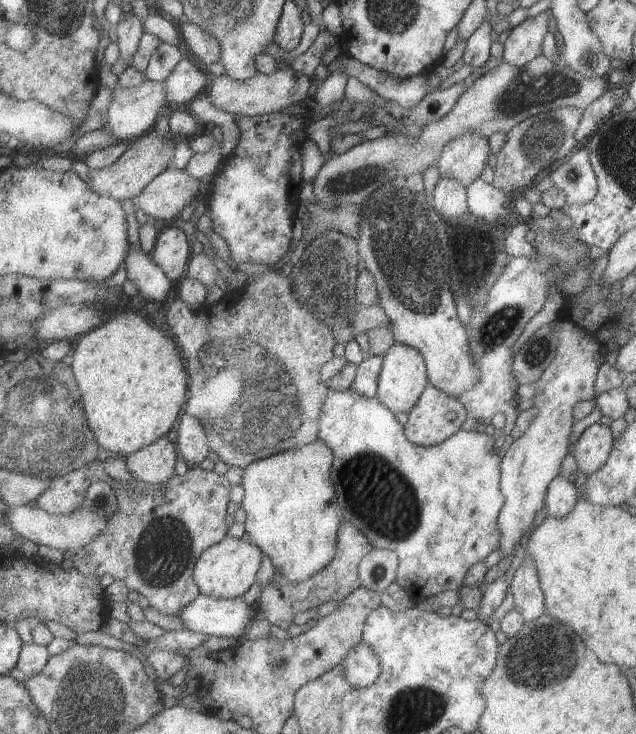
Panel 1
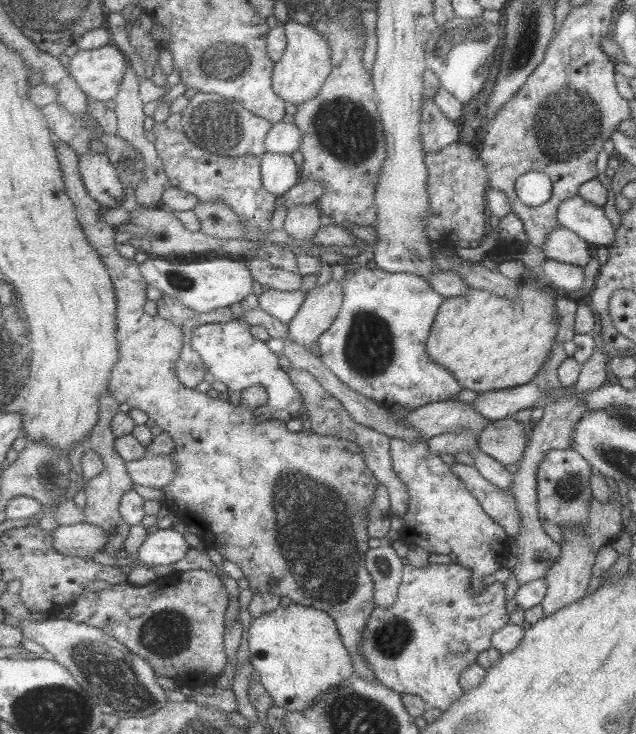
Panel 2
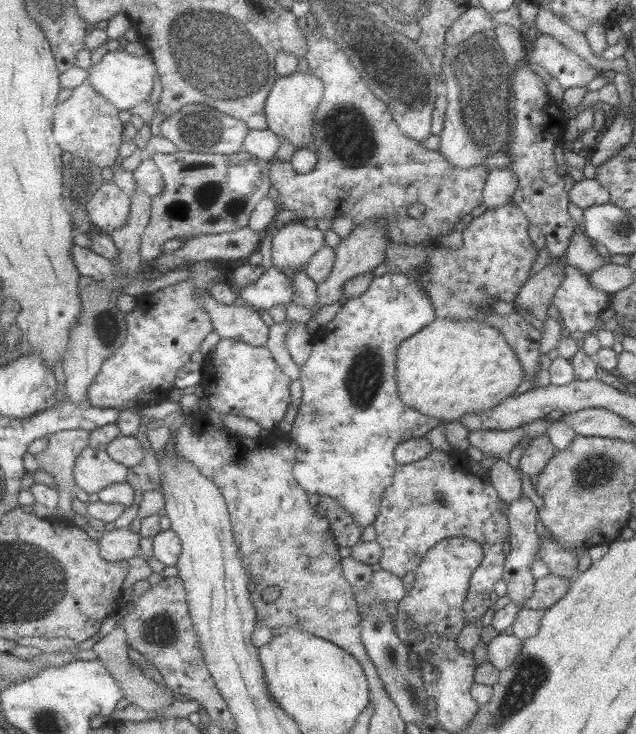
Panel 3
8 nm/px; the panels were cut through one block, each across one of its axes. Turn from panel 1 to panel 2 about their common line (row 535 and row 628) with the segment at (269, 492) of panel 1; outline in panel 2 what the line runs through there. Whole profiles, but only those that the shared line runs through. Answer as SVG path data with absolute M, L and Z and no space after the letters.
M291 602L287 607L279 607L259 618L252 618L248 633L249 661L274 705L287 712L305 712L318 700L319 695L333 688L341 688L347 680L357 675L351 651L343 642L338 623L330 612Z

